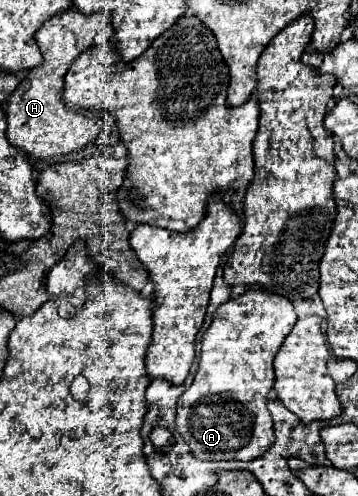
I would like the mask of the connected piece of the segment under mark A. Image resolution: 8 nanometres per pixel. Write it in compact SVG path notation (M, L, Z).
M248 289L236 299L226 301L218 307L218 315L214 317L208 331L202 335L202 353L198 371L194 375L194 383L182 393L178 399L178 415L176 415L176 431L190 445L190 451L196 459L202 461L218 461L218 459L238 459L252 461L264 451L268 451L274 443L272 415L266 409L266 395L274 385L274 367L272 361L284 343L286 335L292 331L296 323L296 311L292 301L266 293L264 289Z

